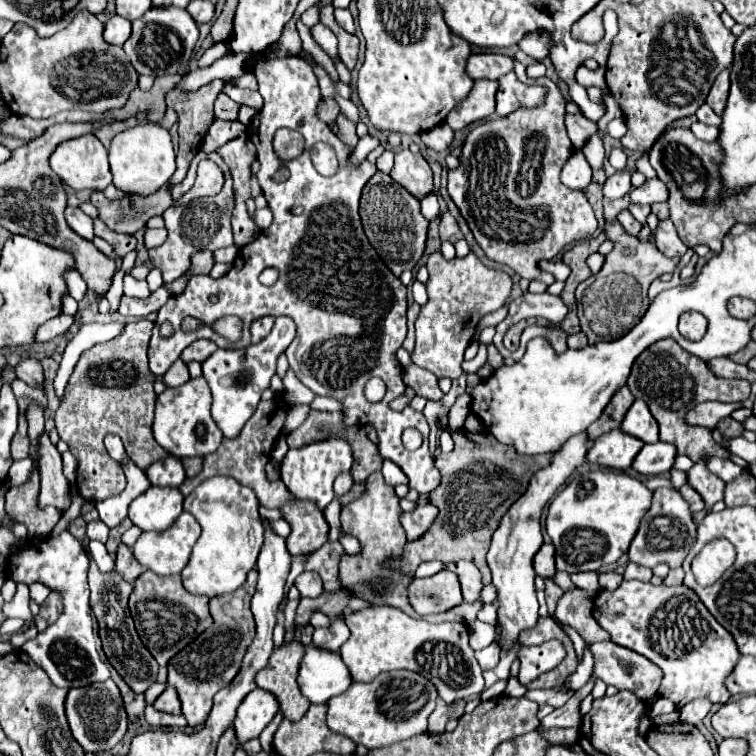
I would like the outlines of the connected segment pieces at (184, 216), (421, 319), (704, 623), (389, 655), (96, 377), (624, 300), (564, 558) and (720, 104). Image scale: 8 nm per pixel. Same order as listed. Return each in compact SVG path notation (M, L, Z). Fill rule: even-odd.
M198 152L196 158L190 164L188 176L194 174L196 164L200 160L204 160L204 158L218 162L218 166L222 168L222 172L226 176L226 182L224 182L222 192L216 194L216 196L212 196L212 198L198 198L198 200L192 200L186 206L170 206L170 210L166 210L162 214L166 230L168 230L168 240L162 246L150 250L150 260L162 272L164 282L172 282L172 280L180 278L190 268L190 256L194 252L198 252L200 248L206 248L206 250L214 252L218 248L226 248L226 246L234 244L234 240L232 240L232 228L230 228L230 218L232 218L232 210L234 210L234 190L232 190L232 176L228 166L224 164L224 160L216 152L212 152L212 154Z
M440 252L432 254L426 264L430 280L426 284L428 304L422 306L416 320L416 346L412 350L412 362L424 370L430 370L436 378L458 378L462 374L464 350L470 344L480 318L506 304L512 288L512 280L506 272L486 268L474 252L466 258L454 258L446 262Z
M624 580L616 590L600 590L594 596L592 606L592 618L598 622L602 630L606 630L614 644L620 644L636 654L642 654L644 658L650 658L656 666L662 670L662 684L658 690L658 696L664 696L676 704L680 710L684 704L688 704L694 698L708 698L714 704L726 704L730 700L730 692L724 686L726 676L734 670L740 652L734 642L734 638L728 634L726 628L722 628L716 618L706 610L706 606L700 602L698 594L684 584L680 586L654 586L650 582L640 580Z
M370 606L348 614L346 624L352 634L340 648L340 656L354 682L372 682L380 672L404 668L428 678L446 704L484 690L482 670L468 646L468 628L462 622L430 624L410 618L402 610L390 606Z
M128 320L124 330L104 342L86 350L66 386L64 402L56 412L56 430L60 440L68 442L70 452L78 460L76 486L88 502L106 500L124 490L122 466L108 456L104 450L104 436L118 434L124 440L124 448L138 468L146 470L150 464L168 456L152 436L154 418L154 376L148 368L148 342L154 322L150 320Z
M606 220L604 224L606 238L614 240L614 248L606 254L606 262L602 270L594 276L594 282L584 290L580 306L582 316L586 318L590 328L584 328L588 342L596 344L600 340L618 340L628 334L648 310L650 299L648 289L650 282L660 274L674 272L678 258L666 258L650 240L642 242L636 236L630 236L618 220ZM640 288L640 294L638 294Z
M596 470L572 478L552 500L546 516L546 532L556 548L556 570L568 574L600 570L616 562L630 546L642 516L648 512L652 492L624 472Z
M722 70L714 84L712 84L712 90L706 98L706 104L716 112L716 114L722 114L724 112L724 106L726 106L726 100L728 100L728 90L730 90L730 70Z

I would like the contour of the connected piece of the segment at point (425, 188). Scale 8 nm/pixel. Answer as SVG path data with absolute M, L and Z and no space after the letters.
M398 150L396 164L390 170L390 176L418 200L434 192L432 170L428 162L422 158L422 154L412 154L410 150Z

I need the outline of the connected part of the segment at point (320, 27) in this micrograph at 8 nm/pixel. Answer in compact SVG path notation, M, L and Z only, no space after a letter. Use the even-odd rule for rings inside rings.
M318 22L312 30L310 30L310 34L312 34L312 38L314 38L314 42L330 56L330 60L332 62L336 62L338 60L338 48L336 48L336 36L322 24L322 22Z

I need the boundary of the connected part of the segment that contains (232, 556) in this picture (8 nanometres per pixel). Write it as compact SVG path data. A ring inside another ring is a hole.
M210 478L184 498L184 510L202 526L202 536L194 544L188 566L182 570L184 588L190 594L208 598L238 590L246 582L246 574L256 566L264 540L256 494L232 478Z

